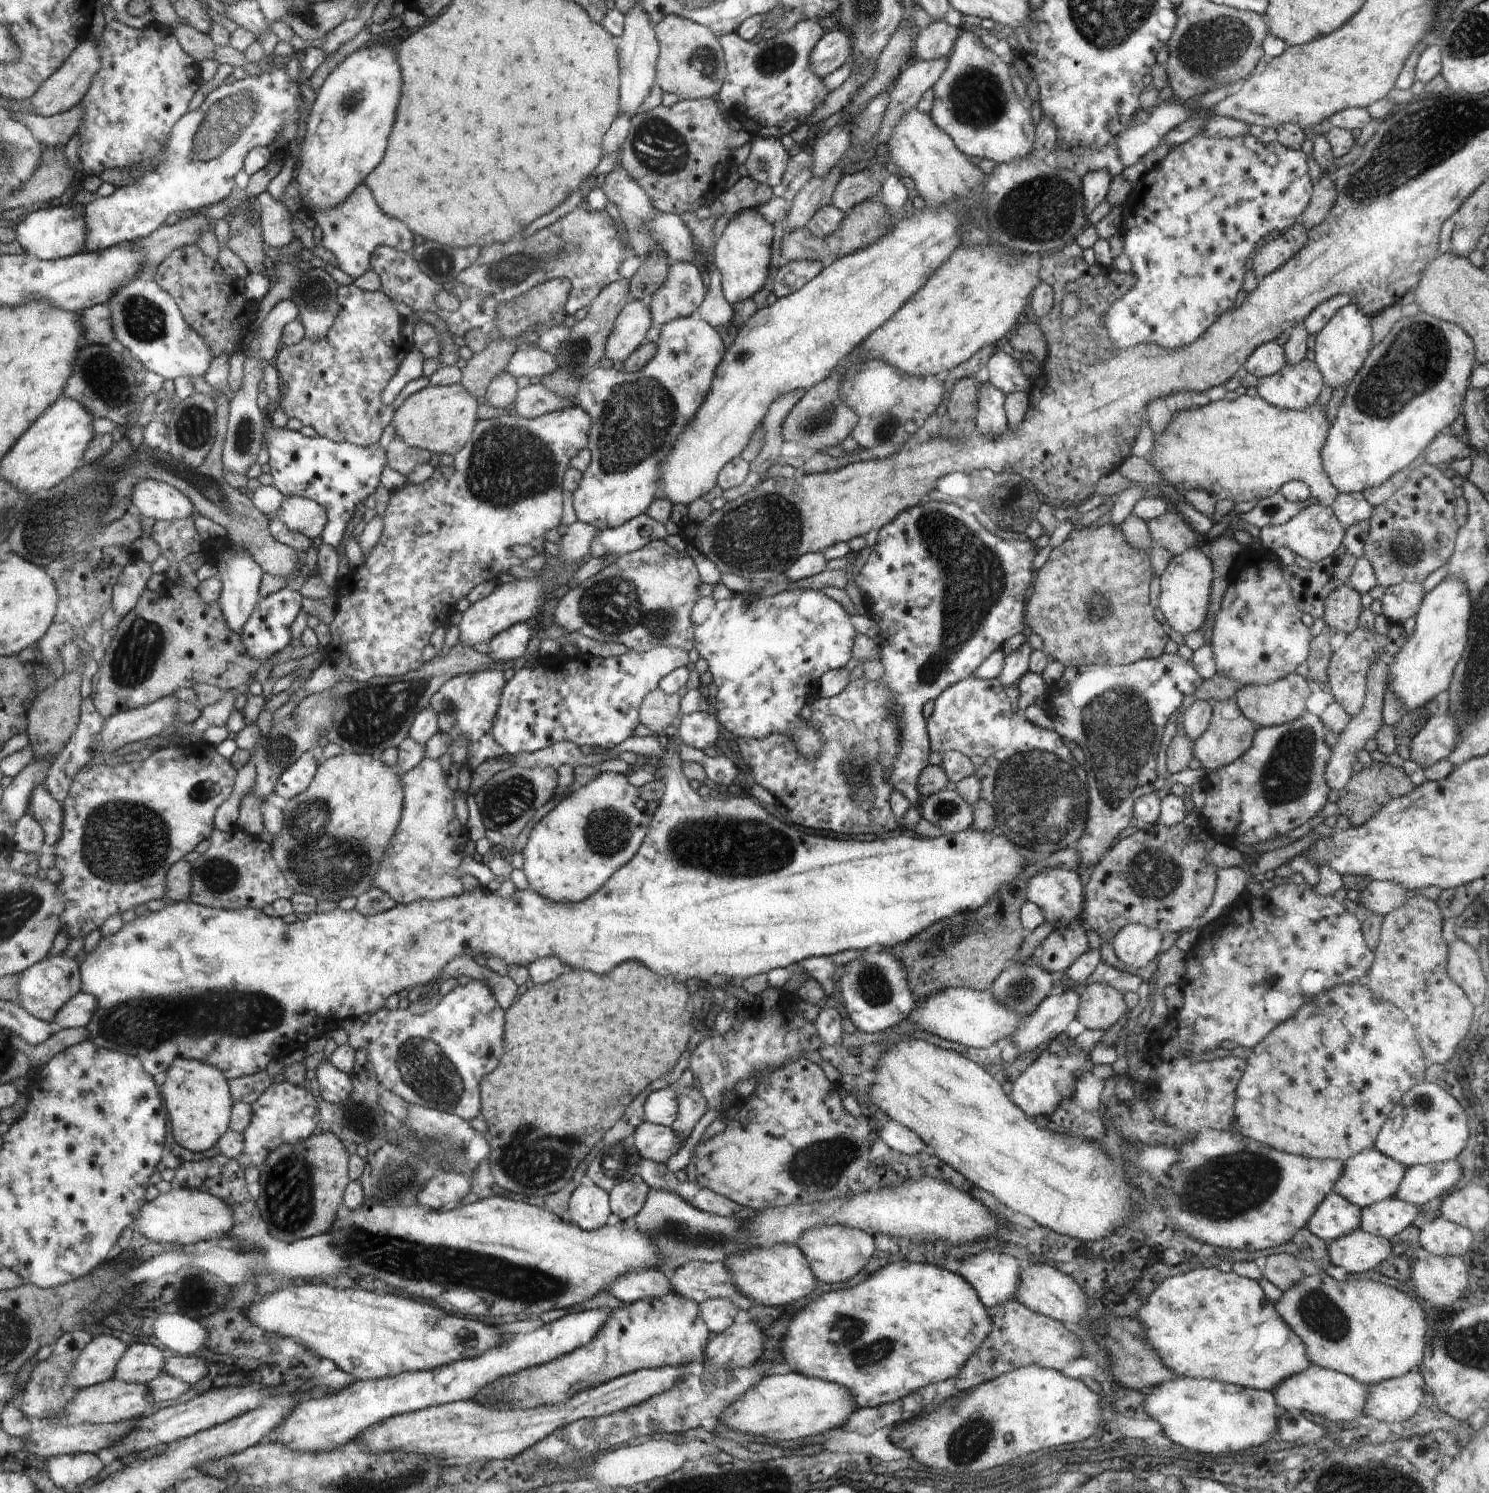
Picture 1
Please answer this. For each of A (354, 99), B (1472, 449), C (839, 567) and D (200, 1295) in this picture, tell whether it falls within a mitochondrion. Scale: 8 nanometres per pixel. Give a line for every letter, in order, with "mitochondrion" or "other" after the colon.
A: mitochondrion
B: other
C: other
D: other

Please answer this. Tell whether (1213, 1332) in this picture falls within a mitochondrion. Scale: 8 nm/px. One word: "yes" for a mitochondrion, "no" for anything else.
no

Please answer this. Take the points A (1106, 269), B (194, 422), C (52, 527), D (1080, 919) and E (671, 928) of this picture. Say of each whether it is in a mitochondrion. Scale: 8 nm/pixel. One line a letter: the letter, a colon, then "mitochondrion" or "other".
A: other
B: mitochondrion
C: mitochondrion
D: other
E: other

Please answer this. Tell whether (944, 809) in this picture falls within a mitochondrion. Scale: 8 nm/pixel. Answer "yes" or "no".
yes

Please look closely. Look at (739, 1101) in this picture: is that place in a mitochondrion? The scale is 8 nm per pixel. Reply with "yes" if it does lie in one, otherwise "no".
no

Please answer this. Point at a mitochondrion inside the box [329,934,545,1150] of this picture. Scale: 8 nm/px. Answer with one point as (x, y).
(423, 1066)

